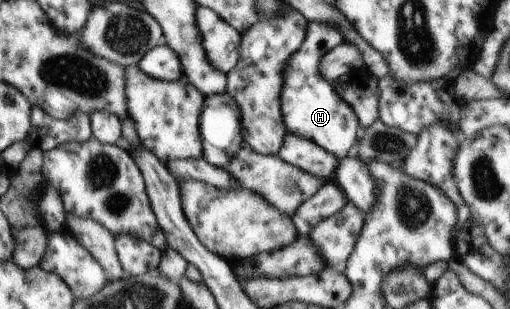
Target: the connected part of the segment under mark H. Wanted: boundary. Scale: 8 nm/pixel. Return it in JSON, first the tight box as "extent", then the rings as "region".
{"extent":[280,21,360,159],"region":[[[308,21],[306,39],[293,53],[284,70],[284,83],[280,92],[280,107],[289,133],[312,140],[338,159],[352,155],[358,140],[360,121],[356,112],[337,94],[332,84],[319,72],[321,57],[337,45],[347,42],[337,27],[327,23]]]}

